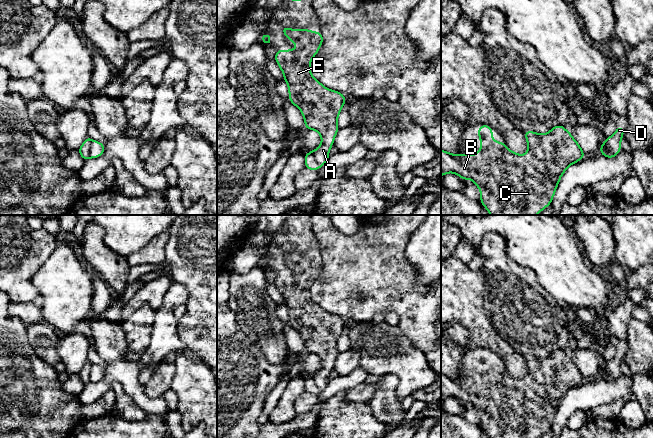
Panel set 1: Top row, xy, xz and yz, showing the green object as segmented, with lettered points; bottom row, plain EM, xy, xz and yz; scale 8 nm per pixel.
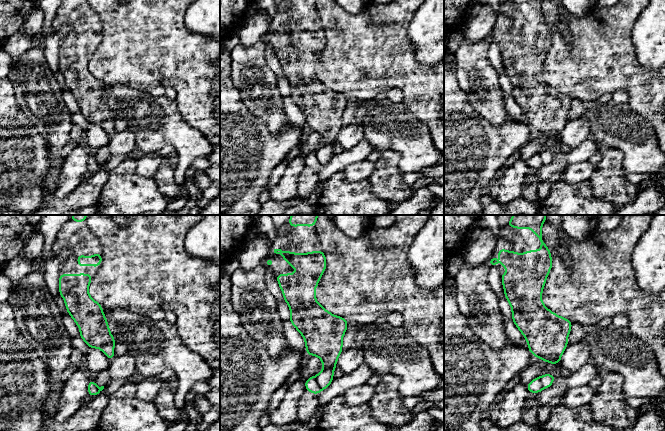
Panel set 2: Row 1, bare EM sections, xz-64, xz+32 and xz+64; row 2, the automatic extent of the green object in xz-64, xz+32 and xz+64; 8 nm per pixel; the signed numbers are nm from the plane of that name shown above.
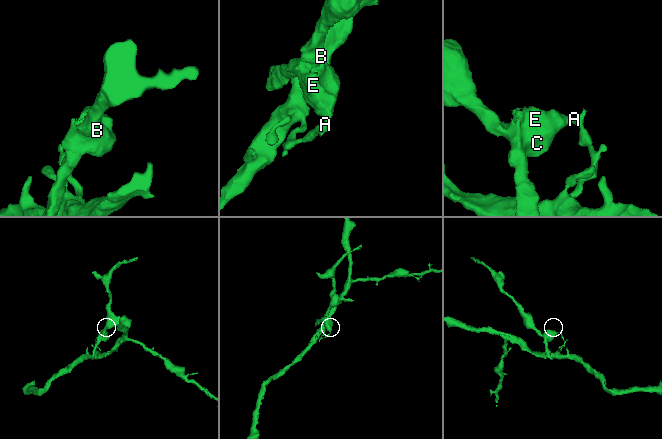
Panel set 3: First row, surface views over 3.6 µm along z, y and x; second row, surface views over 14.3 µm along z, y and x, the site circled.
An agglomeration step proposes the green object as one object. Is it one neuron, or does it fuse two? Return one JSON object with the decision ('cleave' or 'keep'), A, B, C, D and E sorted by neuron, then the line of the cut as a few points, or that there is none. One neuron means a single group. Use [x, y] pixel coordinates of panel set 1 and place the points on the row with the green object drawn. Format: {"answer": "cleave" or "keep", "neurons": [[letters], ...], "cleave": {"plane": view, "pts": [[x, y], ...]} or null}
{"answer": "cleave", "neurons": [["A", "B", "C", "E"], ["D"]], "cleave": {"plane": "xy", "pts": [[92, 141], [89, 156]]}}

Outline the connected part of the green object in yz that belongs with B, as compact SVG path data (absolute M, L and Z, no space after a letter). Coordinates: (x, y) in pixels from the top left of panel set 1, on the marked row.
M487 124L479 127L482 147L477 150L478 155L453 155L441 150L441 176L451 172L463 180L471 179L480 190L481 204L491 215L537 215L550 205L566 169L585 157L579 144L562 125L546 134L524 131L528 144L525 155L512 152L505 143L493 140L492 135L493 130Z

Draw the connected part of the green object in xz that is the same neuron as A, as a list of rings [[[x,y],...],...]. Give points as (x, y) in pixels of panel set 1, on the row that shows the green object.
[[[281,27],[281,30],[283,34],[288,37],[288,40],[294,42],[298,48],[294,50],[277,50],[275,61],[282,70],[284,75],[283,79],[288,85],[289,101],[302,112],[305,120],[305,130],[313,129],[321,136],[322,143],[317,149],[312,151],[312,154],[319,166],[323,166],[329,158],[329,150],[333,146],[334,138],[339,130],[337,120],[346,102],[345,96],[340,92],[324,87],[311,74],[311,60],[322,45],[322,33],[307,29],[295,31],[287,27]]]

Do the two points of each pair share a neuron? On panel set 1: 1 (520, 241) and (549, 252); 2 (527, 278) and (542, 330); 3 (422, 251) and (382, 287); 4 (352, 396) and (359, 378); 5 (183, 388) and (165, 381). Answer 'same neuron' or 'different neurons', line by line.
1: same neuron
2: same neuron
3: different neurons
4: different neurons
5: different neurons

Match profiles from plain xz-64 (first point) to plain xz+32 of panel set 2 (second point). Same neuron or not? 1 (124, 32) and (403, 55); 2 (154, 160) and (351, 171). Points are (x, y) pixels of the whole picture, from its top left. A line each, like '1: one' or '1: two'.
1: one
2: one

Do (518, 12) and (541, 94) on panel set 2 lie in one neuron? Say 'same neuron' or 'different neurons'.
same neuron

